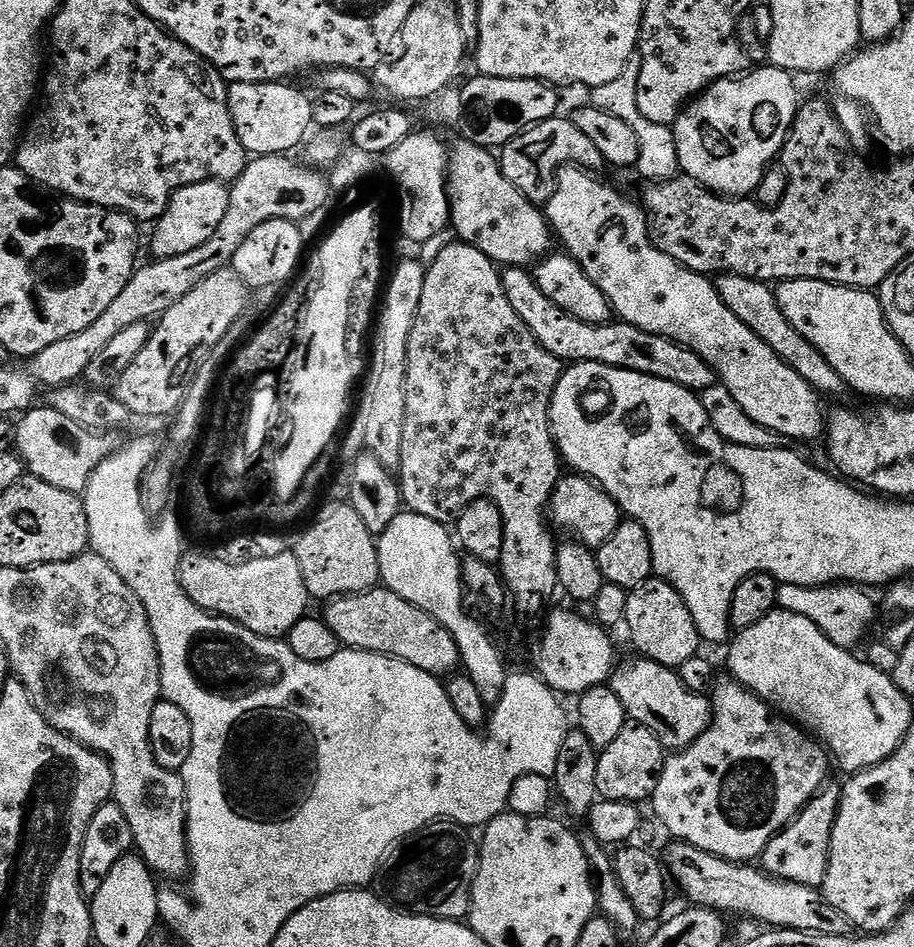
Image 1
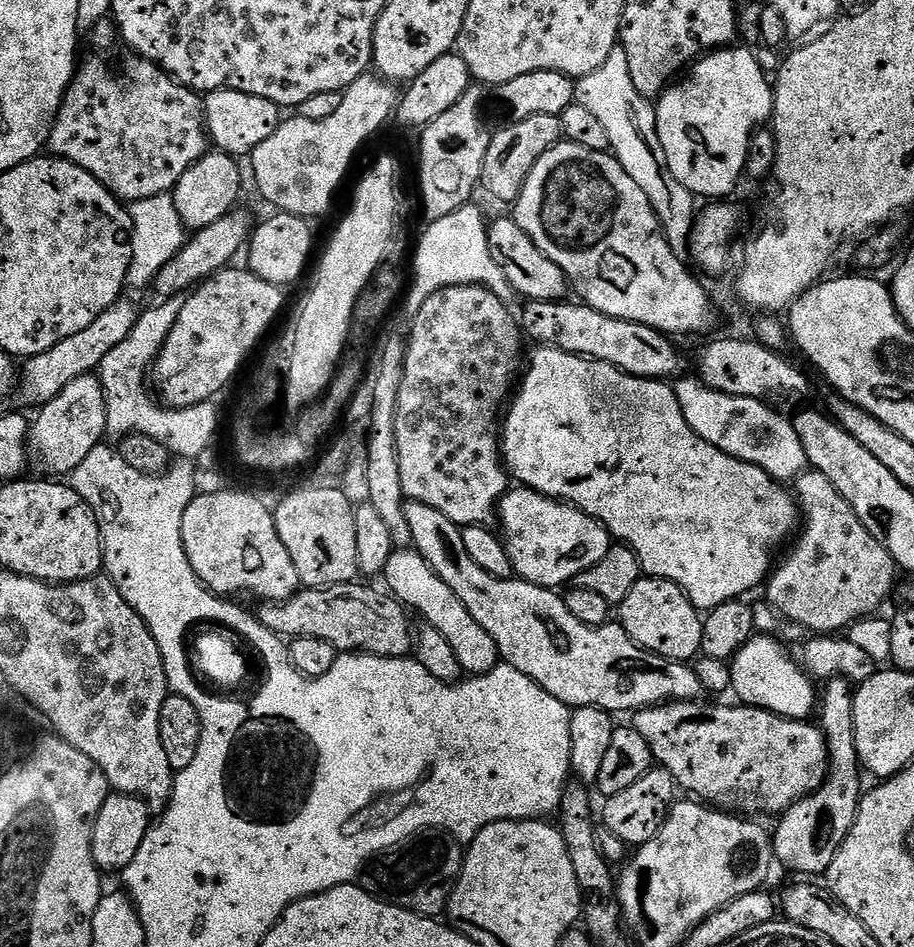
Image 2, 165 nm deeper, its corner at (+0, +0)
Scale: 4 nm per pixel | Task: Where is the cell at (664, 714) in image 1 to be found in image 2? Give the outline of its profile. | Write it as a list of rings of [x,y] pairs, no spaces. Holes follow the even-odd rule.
[[[704,698],[673,700],[637,711],[630,724],[646,738],[653,761],[671,774],[683,791],[688,791],[685,793],[704,802],[716,802],[712,800],[720,800],[731,792],[756,792],[756,804],[762,811],[783,814],[824,783],[830,771],[828,740],[815,723],[732,704],[707,704]]]

